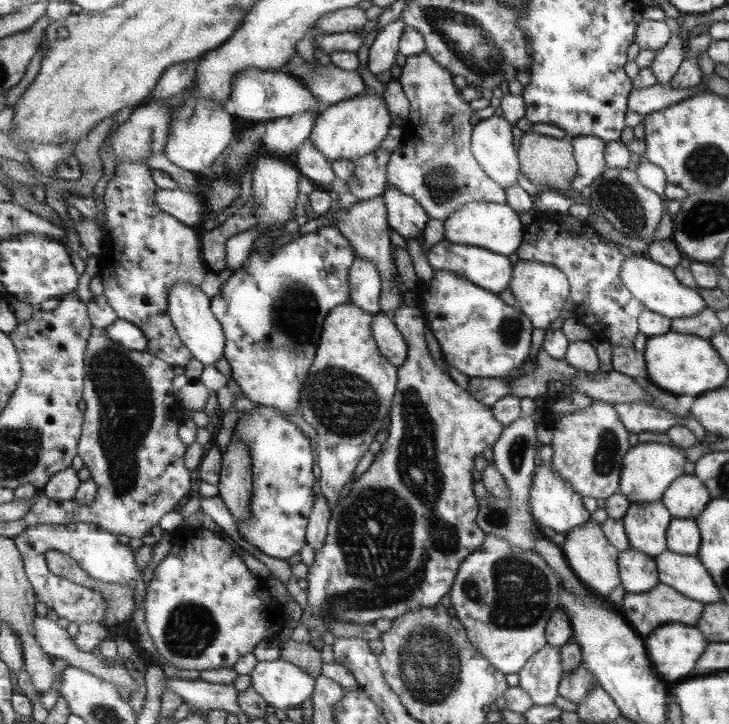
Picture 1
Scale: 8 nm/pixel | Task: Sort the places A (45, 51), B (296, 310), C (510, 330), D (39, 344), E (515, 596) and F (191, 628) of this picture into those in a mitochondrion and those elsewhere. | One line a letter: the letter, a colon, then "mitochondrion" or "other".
A: other
B: mitochondrion
C: mitochondrion
D: other
E: mitochondrion
F: mitochondrion

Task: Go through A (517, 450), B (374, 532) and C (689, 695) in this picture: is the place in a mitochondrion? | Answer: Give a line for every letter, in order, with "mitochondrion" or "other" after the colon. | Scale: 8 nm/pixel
A: mitochondrion
B: mitochondrion
C: other

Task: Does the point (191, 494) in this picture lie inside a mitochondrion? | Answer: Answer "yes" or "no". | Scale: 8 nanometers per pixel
no

